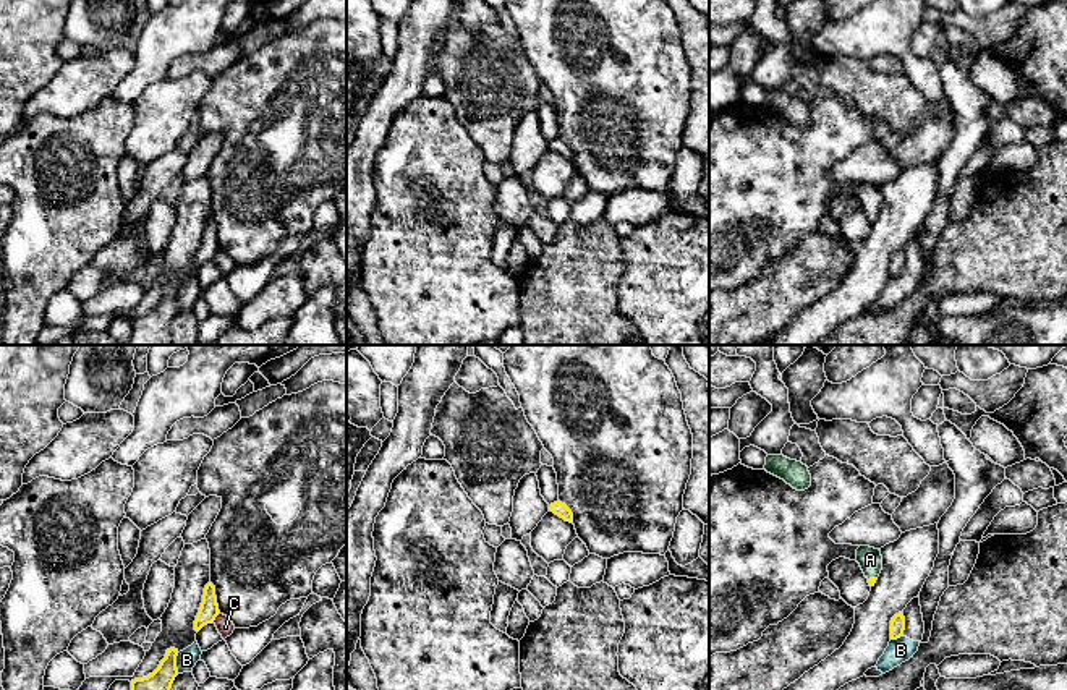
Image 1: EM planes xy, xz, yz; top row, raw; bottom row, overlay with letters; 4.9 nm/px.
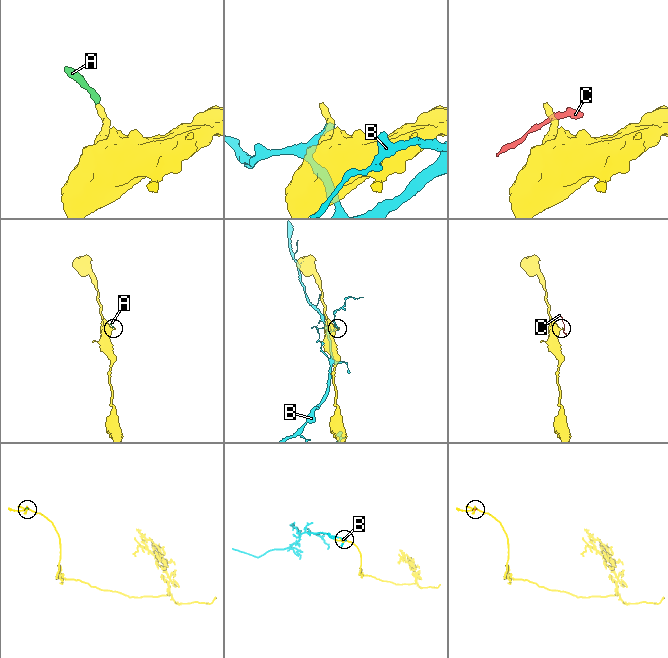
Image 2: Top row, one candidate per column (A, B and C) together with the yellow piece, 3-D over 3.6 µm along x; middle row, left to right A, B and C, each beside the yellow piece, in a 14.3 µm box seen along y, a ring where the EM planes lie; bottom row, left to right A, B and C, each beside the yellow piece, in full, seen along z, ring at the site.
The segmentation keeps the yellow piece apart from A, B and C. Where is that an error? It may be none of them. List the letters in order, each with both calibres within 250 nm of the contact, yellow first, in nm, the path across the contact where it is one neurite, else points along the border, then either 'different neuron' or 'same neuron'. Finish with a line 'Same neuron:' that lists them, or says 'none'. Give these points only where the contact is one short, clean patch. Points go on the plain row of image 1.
A: 40/120 nm | across yz (871, 219), (871, 216), (870, 196) | same neuron
B: 200/100 nm | different neuron
C: 100/90 nm | along xy (219, 248), (212, 258) | different neuron
Same neuron: A

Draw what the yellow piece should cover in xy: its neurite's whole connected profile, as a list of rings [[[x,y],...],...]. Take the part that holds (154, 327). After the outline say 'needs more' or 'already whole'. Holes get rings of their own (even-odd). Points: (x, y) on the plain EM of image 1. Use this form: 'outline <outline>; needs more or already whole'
outline [[[167,287],[152,311],[131,317],[131,335],[126,340],[115,340],[107,332],[76,330],[73,345],[172,345],[170,326],[178,313],[176,293],[178,287]]]; already whole

